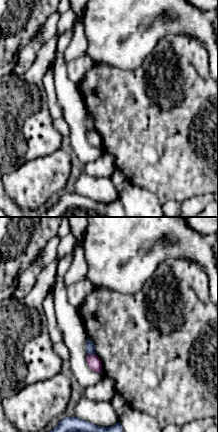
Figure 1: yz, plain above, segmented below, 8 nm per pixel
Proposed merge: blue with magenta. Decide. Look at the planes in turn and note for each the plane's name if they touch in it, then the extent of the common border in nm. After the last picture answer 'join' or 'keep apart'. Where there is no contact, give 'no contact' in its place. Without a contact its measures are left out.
meets blue in yz; contact 70 nm long

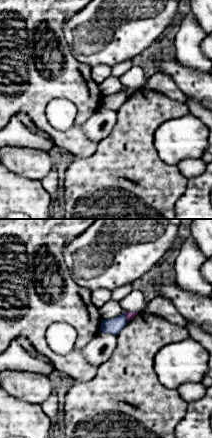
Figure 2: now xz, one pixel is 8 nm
meets blue in xz; contact 80 nm long

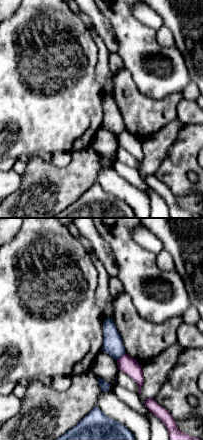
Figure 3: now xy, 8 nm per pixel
meets blue in xy; contact 90 nm long

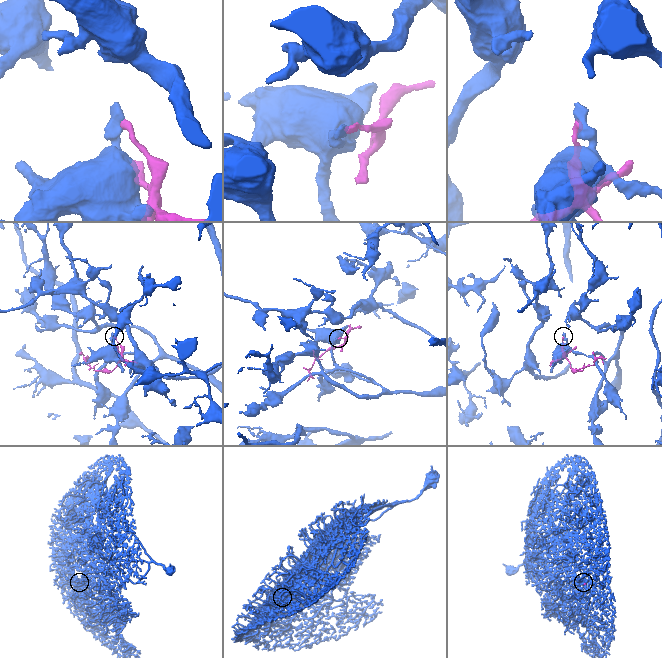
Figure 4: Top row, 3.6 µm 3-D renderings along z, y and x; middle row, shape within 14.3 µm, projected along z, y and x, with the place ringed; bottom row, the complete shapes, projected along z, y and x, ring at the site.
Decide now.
keep apart

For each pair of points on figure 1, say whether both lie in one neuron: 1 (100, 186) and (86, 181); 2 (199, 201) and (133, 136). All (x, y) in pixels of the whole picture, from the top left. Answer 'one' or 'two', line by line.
1: one
2: two

